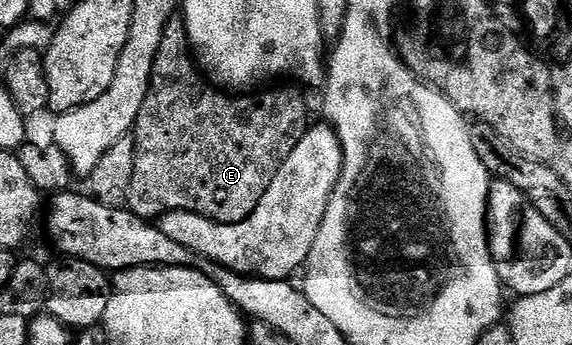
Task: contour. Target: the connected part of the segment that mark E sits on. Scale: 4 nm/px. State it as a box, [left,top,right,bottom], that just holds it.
[125,18,308,224]

